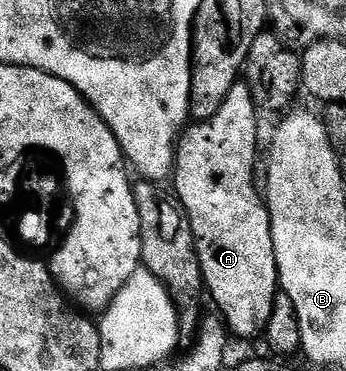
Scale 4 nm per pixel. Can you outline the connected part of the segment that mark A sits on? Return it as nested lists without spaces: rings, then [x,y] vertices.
[[[245,83],[234,85],[220,111],[216,111],[212,119],[194,121],[181,134],[174,155],[172,182],[177,204],[194,233],[202,280],[208,290],[208,297],[210,293],[215,307],[219,309],[215,310],[233,336],[235,333],[238,337],[261,338],[266,332],[266,324],[272,315],[272,303],[280,286],[272,247],[270,210],[266,207],[259,186],[258,189],[254,186],[254,164],[258,161],[258,116],[260,110],[252,99],[249,87]]]

